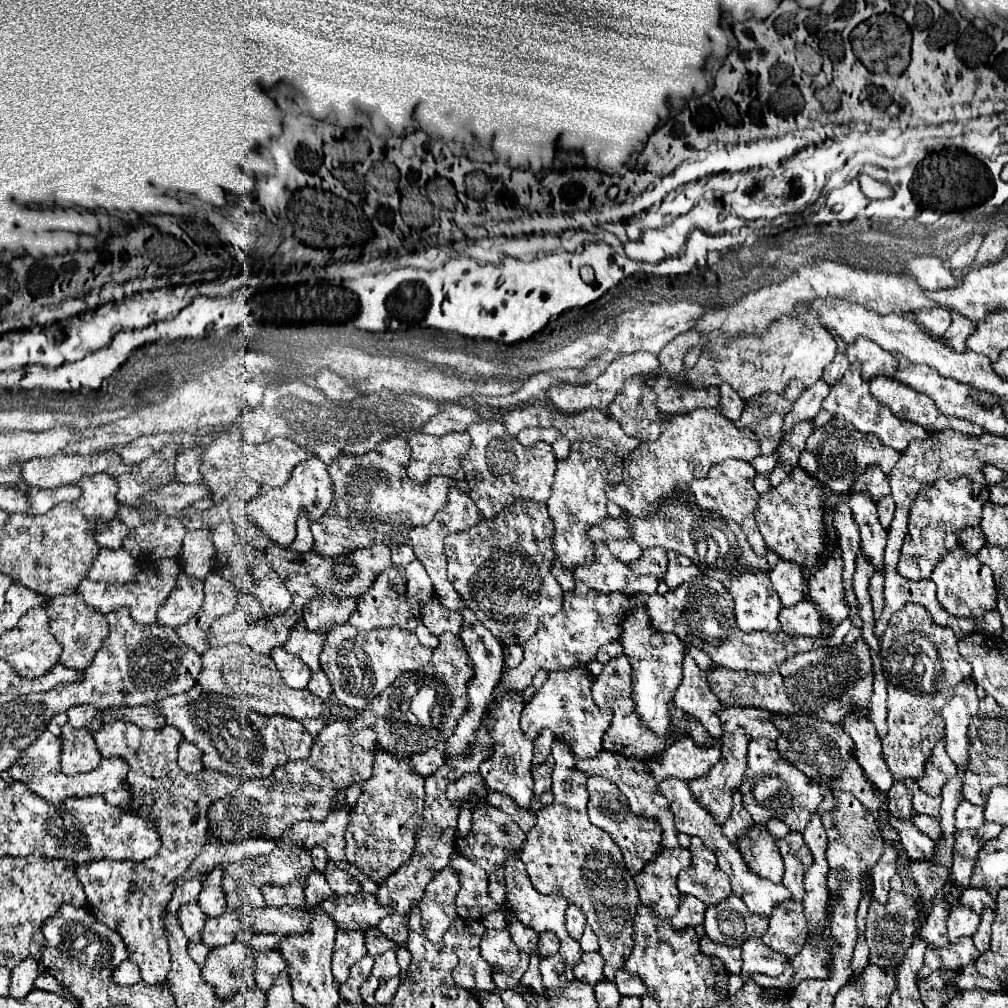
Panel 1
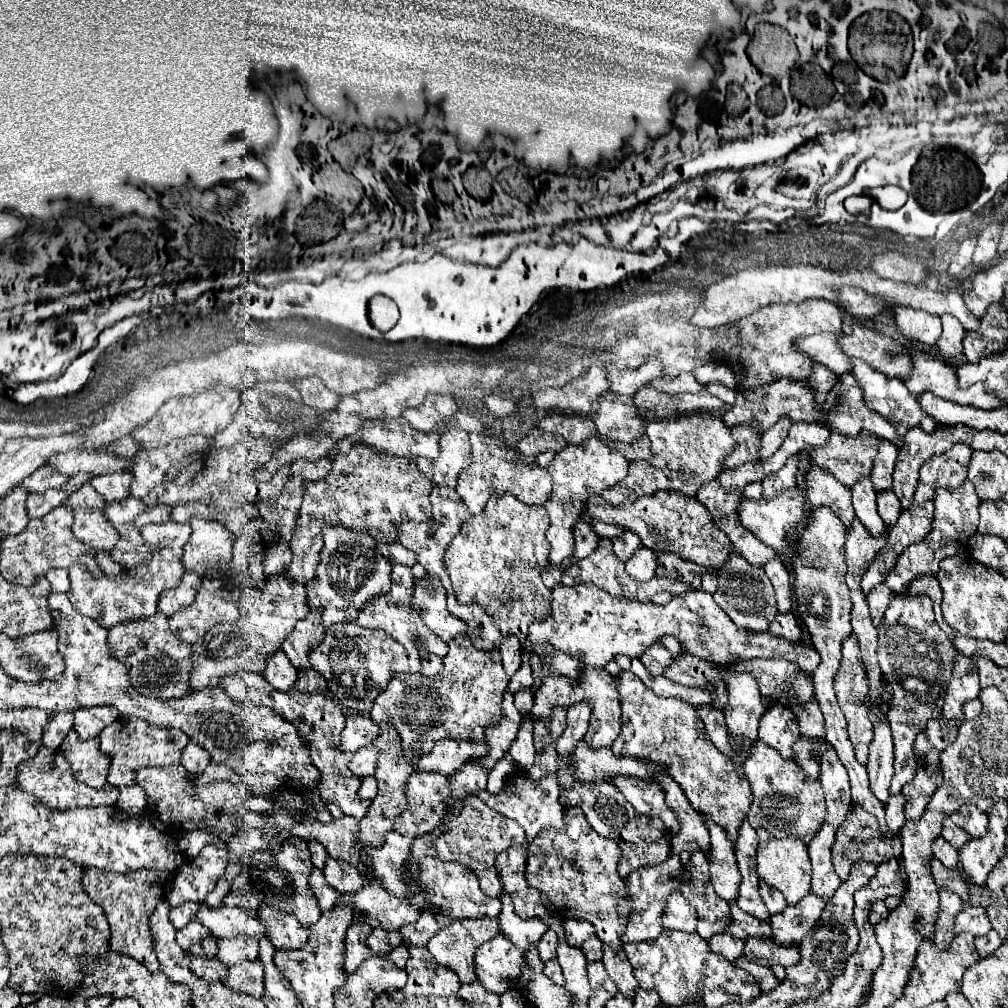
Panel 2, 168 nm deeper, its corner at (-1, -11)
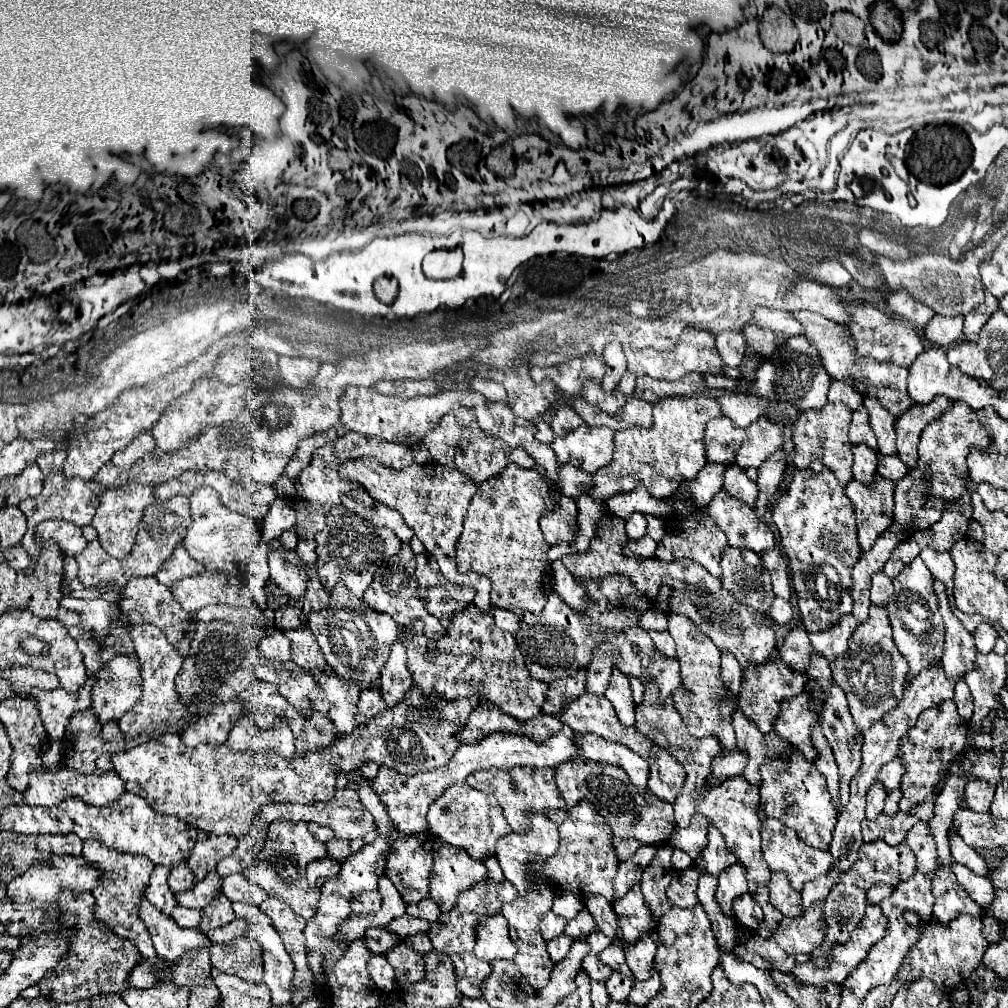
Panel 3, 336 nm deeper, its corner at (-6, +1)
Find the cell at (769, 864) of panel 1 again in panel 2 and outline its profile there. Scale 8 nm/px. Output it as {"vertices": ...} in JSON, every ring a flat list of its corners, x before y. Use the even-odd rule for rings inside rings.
{"vertices":[[765,880,759,882,759,892,761,892,761,898,769,910,769,914,777,914,777,912,783,912,783,908,787,906,783,894,779,890,775,890,773,886,769,886]]}

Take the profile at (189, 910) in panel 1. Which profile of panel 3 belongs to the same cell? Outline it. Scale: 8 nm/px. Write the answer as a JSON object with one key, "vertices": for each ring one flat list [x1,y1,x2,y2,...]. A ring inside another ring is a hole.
{"vertices":[[182,860,178,866,172,866,170,876,168,876,168,884,174,894,180,890,188,890,192,886,192,882,194,882,194,872,190,870,186,860]]}

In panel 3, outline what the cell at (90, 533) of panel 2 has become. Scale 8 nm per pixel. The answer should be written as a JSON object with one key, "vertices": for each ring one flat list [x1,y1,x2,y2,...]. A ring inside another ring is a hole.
{"vertices":[[58,472,56,476,48,476,48,478,44,480,44,490,42,490,38,496,22,500,22,502,18,504,18,508,26,514,27,532,20,544,22,544,22,548,28,550,28,554,32,556,32,564,24,570,24,574,32,574,32,572,34,572,34,566,36,566,36,560,38,560,38,544,36,544,36,540,34,540,34,530,36,530,36,526,52,518,74,522,76,526,86,526,86,524,92,522,94,512,96,512,96,506,98,506,98,496,96,496,80,478,66,478,64,472]]}

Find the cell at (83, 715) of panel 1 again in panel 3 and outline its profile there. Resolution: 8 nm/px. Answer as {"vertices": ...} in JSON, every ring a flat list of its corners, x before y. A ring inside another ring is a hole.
{"vertices":[[118,654,98,672,92,708,102,722,120,720,142,698,142,664,138,656]]}

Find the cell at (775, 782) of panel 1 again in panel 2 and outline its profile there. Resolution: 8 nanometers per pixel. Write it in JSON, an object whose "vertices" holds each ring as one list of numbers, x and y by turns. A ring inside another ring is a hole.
{"vertices":[[755,742,755,746,749,750,743,772,753,792,753,804,747,812,747,822,753,828,765,828,775,838,795,836,805,844,811,842,825,818,825,800,819,780,807,778,793,760,783,758,777,750,763,742]]}

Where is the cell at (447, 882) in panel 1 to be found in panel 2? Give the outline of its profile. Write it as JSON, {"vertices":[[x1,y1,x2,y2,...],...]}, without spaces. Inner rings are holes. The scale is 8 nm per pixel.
{"vertices":[[429,908,427,912,423,912,419,916,417,922,408,924,403,927,401,934,407,942,415,944,415,946,427,946,427,942,441,930,441,926,437,924,437,918,435,918,435,912]]}

